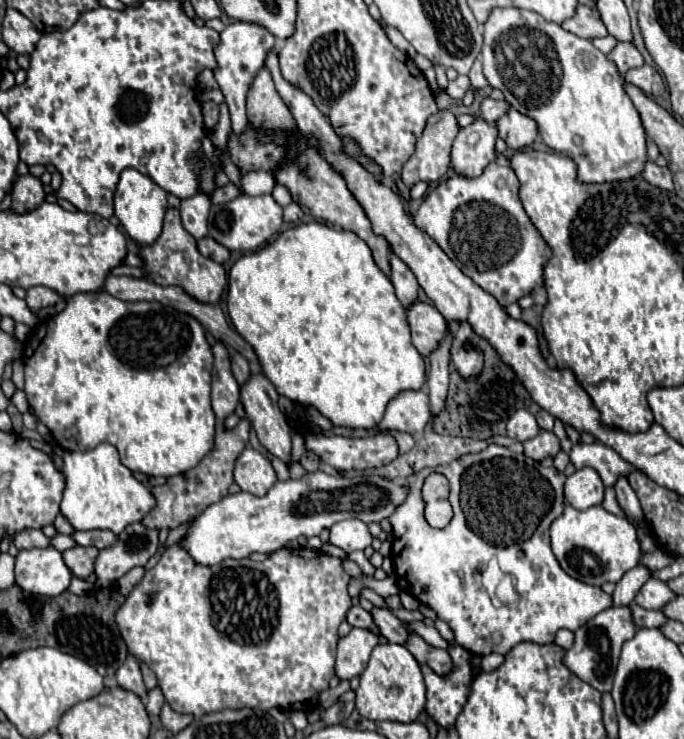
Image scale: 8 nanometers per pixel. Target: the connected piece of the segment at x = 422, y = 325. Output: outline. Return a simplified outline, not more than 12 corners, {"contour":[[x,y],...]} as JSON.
{"contour":[[413,303],[407,321],[413,345],[429,357],[449,335],[445,317]]}

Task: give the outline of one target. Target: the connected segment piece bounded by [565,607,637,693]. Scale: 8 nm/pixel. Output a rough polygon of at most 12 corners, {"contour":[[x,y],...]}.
{"contour":[[609,607],[575,631],[565,665],[611,691],[621,645],[637,627]]}

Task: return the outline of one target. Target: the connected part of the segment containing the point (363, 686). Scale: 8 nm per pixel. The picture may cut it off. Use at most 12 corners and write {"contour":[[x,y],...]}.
{"contour":[[373,649],[359,675],[357,711],[413,723],[425,707],[415,657]]}

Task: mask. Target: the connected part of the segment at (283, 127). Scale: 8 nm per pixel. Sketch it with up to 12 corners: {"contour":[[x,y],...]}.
{"contour":[[263,67],[247,95],[255,129],[297,131],[269,71]]}

